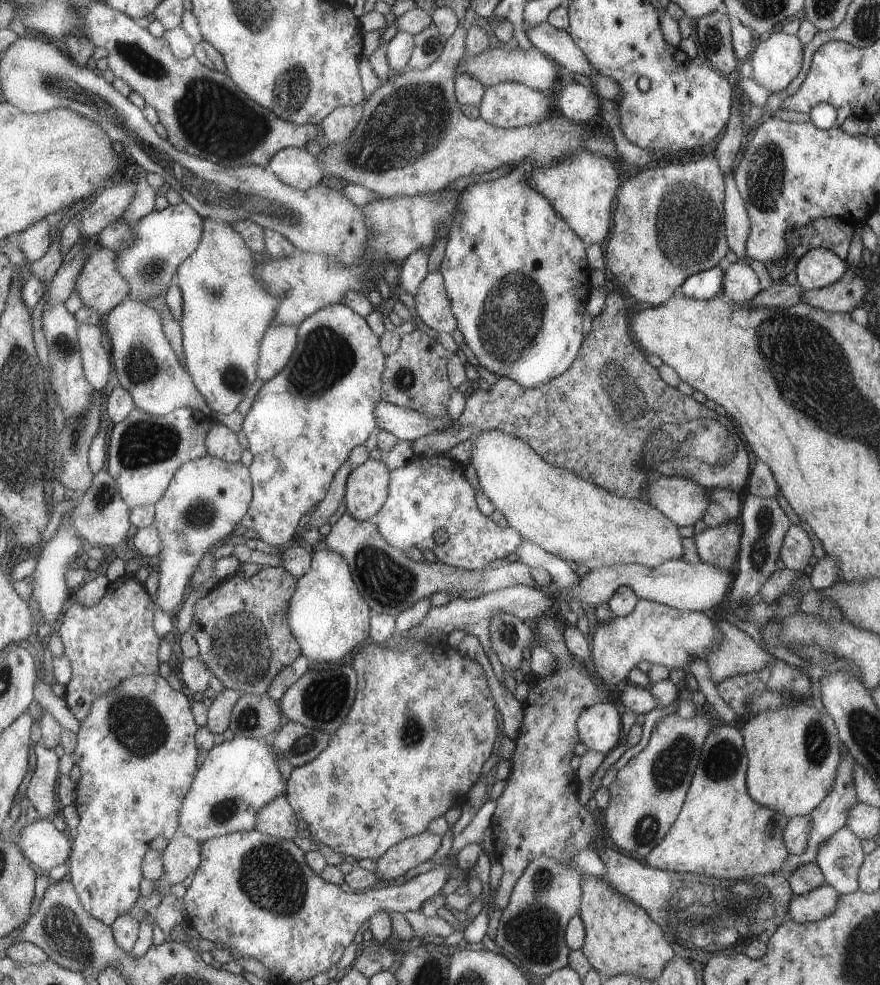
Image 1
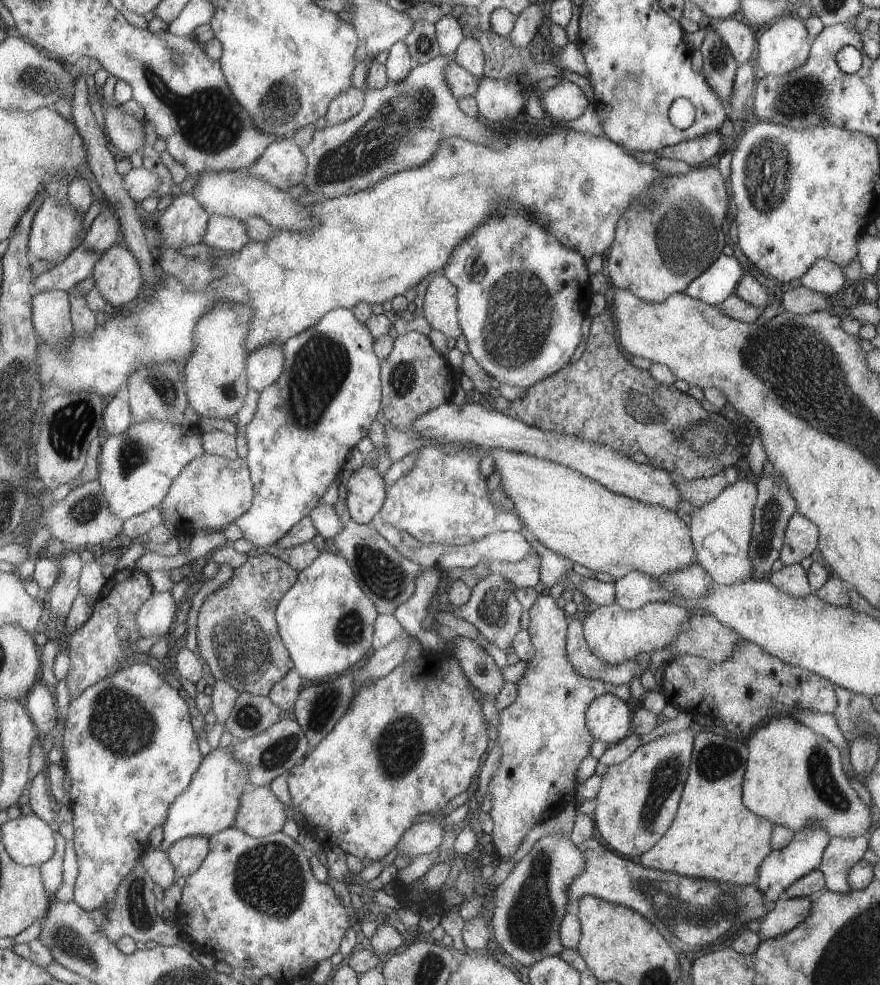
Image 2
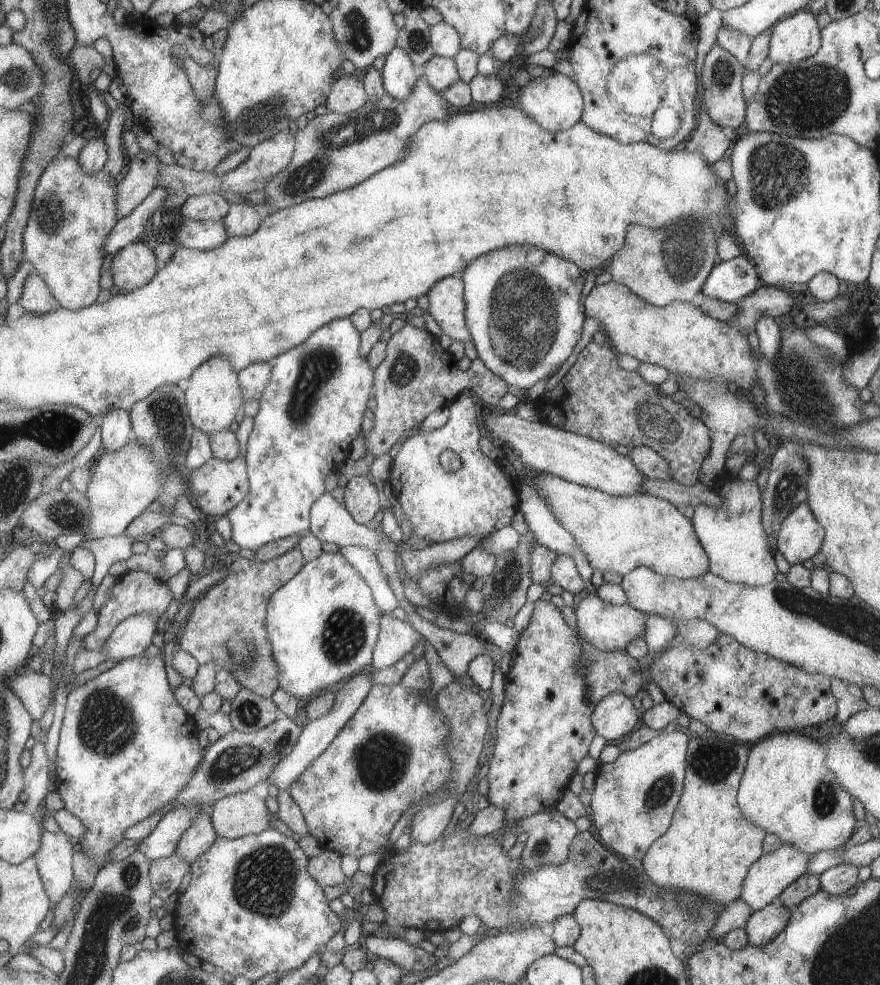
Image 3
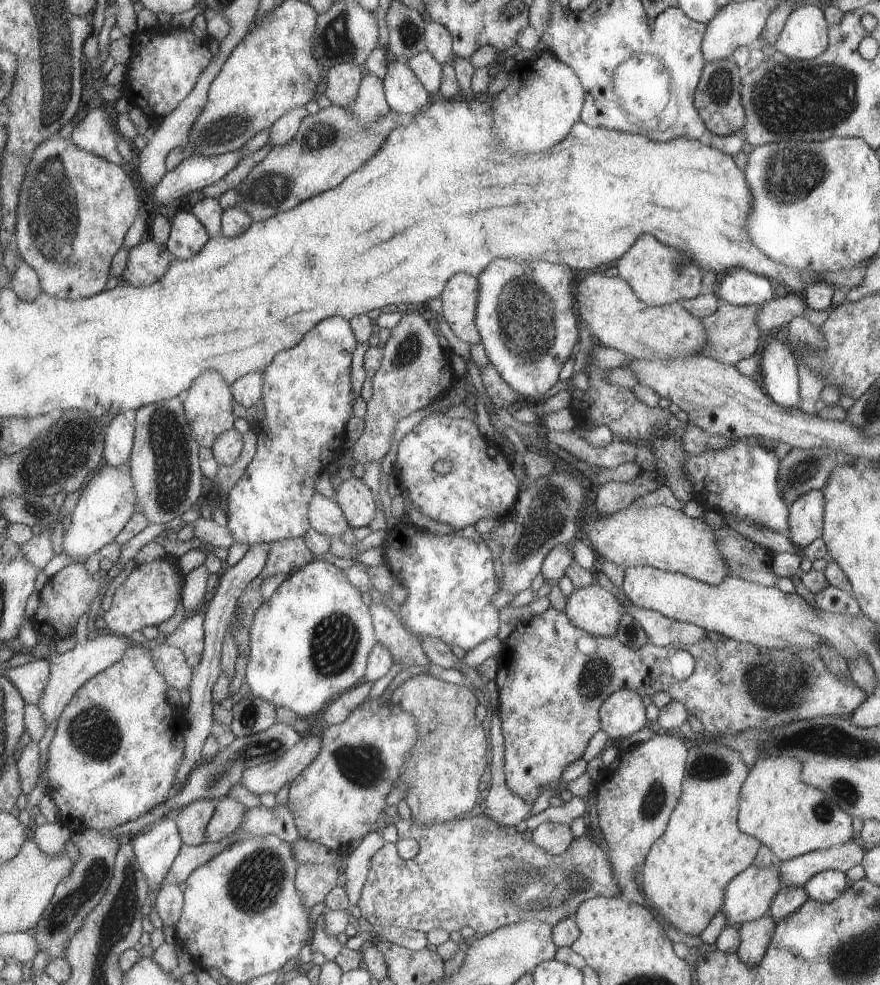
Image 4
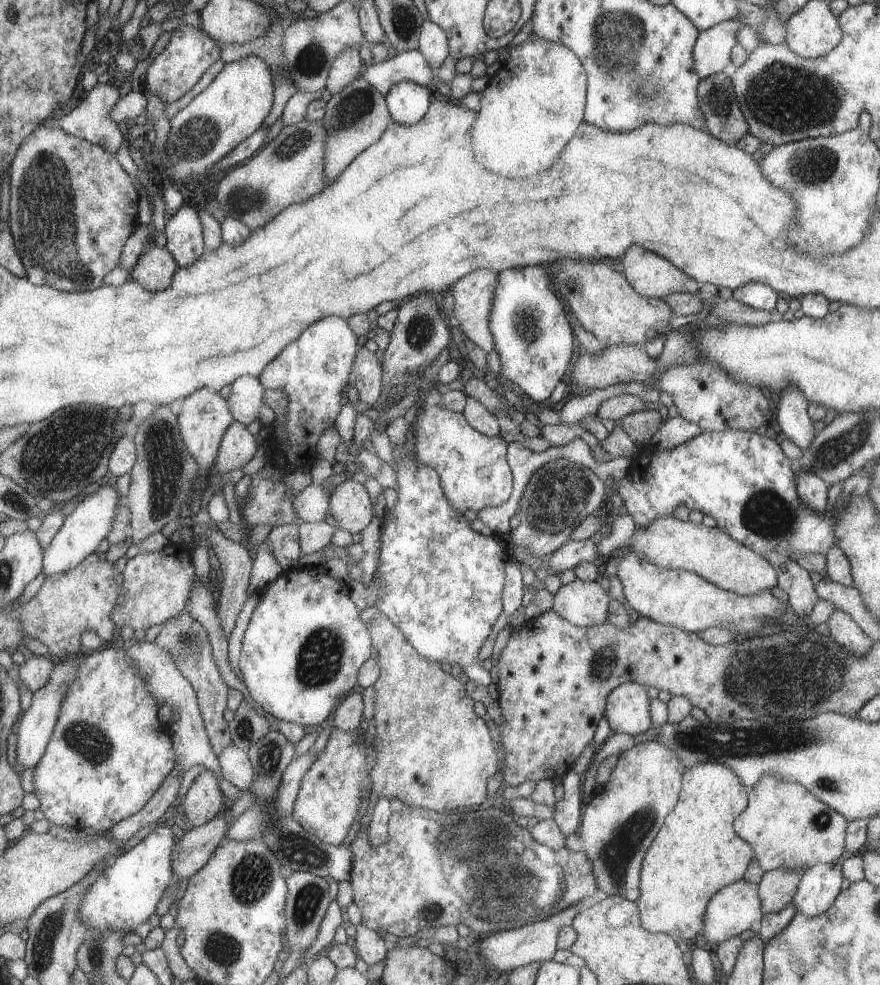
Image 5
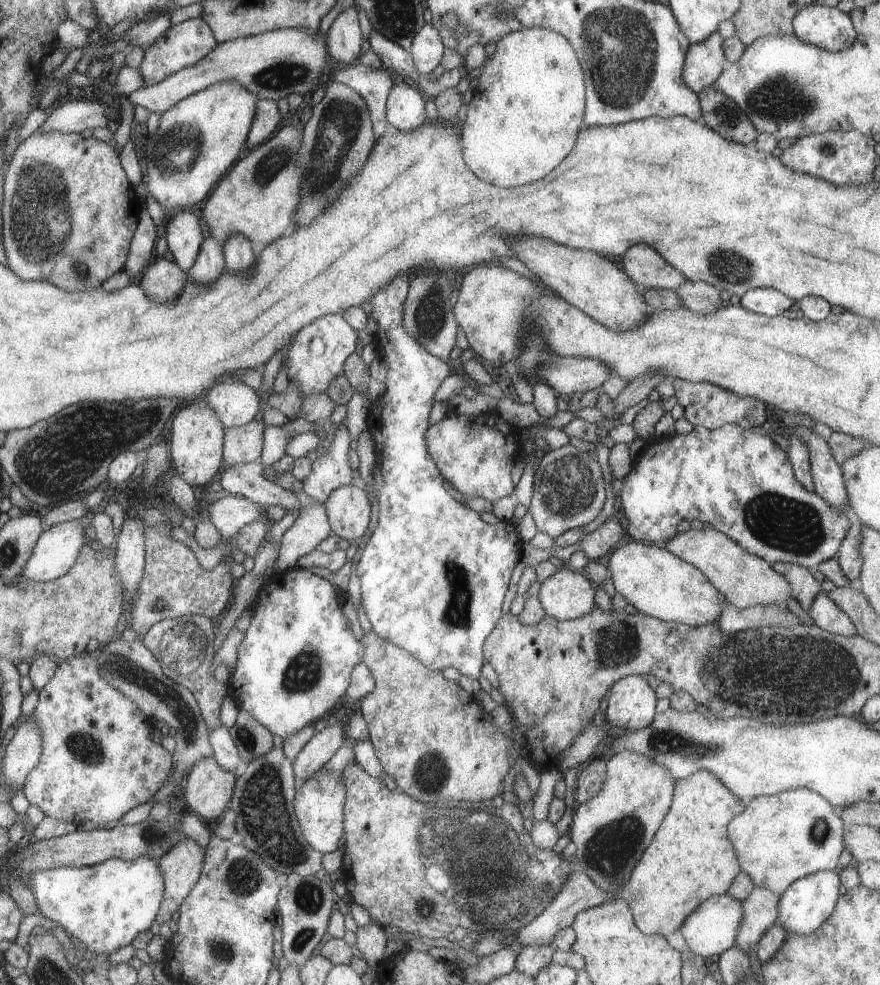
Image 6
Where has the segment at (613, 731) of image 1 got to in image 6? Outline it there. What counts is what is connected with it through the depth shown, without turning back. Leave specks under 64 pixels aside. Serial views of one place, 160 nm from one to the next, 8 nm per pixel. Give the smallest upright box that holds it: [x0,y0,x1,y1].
[604,675,655,731]

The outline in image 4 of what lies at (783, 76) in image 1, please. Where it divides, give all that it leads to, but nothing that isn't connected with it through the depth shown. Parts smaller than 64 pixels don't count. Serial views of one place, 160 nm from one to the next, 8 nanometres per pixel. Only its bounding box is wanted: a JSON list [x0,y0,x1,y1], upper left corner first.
[772,3,827,60]

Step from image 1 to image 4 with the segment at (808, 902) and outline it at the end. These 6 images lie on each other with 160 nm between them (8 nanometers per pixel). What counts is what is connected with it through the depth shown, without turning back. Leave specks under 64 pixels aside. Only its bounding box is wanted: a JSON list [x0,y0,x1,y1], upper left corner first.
[735,914,774,968]

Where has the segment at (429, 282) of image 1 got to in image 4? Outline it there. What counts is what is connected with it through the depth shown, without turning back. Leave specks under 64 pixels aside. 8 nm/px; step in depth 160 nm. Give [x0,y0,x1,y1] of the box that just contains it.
[441,274,480,344]

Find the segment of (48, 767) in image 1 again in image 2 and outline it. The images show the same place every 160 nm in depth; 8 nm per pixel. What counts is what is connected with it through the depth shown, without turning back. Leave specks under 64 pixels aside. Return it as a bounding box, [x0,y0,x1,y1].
[29,769,74,825]

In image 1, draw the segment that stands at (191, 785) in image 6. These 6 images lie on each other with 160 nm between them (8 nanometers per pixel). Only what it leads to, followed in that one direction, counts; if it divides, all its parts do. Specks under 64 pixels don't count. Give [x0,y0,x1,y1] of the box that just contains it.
[160,834,202,886]

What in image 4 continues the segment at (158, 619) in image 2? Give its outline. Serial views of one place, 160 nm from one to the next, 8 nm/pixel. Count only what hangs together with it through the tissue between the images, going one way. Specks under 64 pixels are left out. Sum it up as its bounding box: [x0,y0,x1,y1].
[38,632,135,725]

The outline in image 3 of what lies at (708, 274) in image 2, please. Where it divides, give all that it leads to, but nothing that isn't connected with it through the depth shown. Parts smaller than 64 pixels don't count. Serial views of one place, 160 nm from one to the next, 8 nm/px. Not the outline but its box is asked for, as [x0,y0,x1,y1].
[700,252,757,303]

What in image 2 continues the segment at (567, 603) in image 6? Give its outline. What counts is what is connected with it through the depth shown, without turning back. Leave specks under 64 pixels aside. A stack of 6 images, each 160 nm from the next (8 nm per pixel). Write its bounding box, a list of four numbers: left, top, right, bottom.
[581,601,691,665]

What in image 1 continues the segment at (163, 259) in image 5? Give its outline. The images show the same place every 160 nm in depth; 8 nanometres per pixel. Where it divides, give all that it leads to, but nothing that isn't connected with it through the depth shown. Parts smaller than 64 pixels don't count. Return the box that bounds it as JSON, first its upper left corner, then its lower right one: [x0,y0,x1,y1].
[76,247,130,318]

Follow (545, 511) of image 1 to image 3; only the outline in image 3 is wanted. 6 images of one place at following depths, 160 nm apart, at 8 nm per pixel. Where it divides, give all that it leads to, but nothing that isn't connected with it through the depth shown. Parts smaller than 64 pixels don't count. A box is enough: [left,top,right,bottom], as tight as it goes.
[530,471,708,579]

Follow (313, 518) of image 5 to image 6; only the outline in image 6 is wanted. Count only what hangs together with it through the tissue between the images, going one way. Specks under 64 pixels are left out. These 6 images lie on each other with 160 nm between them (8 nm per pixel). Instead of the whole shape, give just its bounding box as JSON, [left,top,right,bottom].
[217,461,300,512]

